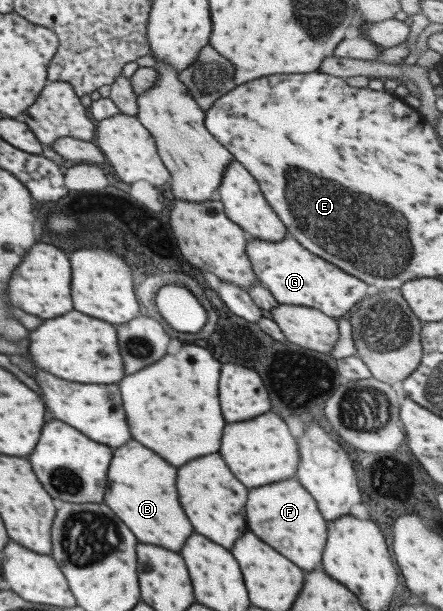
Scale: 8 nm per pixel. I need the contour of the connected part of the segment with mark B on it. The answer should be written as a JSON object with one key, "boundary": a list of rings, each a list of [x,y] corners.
{"boundary":[[[127,441],[112,450],[104,505],[114,511],[140,543],[162,545],[164,549],[178,553],[186,537],[192,533],[192,527],[176,499],[176,469],[136,441]]]}

